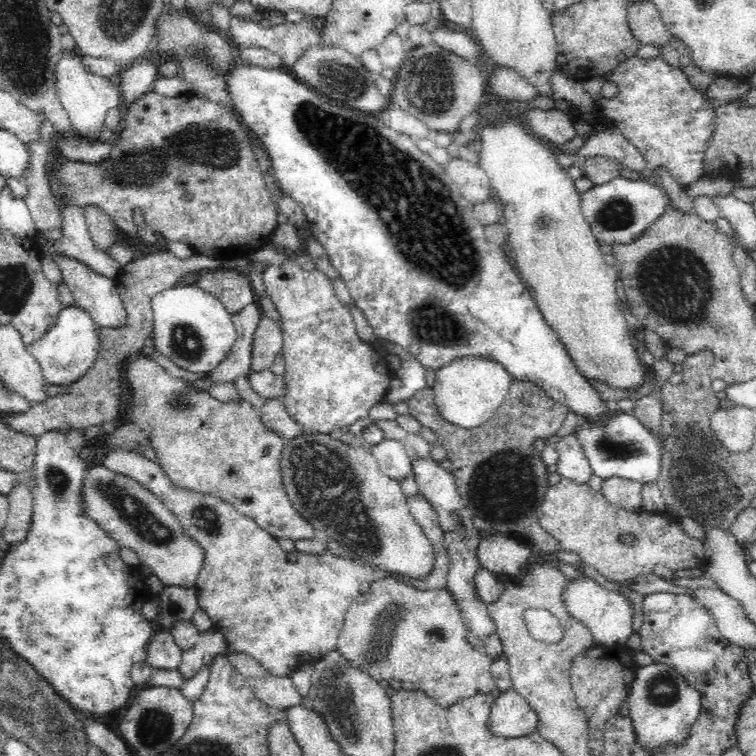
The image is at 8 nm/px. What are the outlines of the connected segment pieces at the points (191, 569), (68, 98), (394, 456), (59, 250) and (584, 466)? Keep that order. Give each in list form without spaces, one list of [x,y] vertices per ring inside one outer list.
[[[92,464],[84,474],[82,500],[86,516],[92,518],[122,548],[134,550],[140,556],[142,566],[150,566],[164,586],[196,586],[198,574],[204,566],[204,548],[184,532],[172,510],[142,488],[142,484],[136,484],[134,478],[108,470],[104,464]]]
[[[64,50],[56,64],[56,86],[58,86],[60,102],[66,108],[66,112],[70,114],[70,122],[72,122],[76,136],[86,138],[86,140],[100,140],[104,126],[106,126],[108,112],[114,110],[118,106],[118,102],[122,100],[118,84],[116,82],[108,84],[108,82],[104,82],[102,76],[88,72],[82,66],[80,54],[76,54],[72,50]]]
[[[382,440],[376,446],[368,446],[374,458],[378,460],[384,474],[400,482],[402,478],[412,476],[412,458],[408,456],[406,448],[398,440]]]
[[[66,208],[66,212],[62,214],[64,224],[62,224],[62,242],[54,242],[50,246],[46,246],[46,250],[40,254],[46,258],[52,256],[72,256],[78,262],[86,264],[90,270],[94,270],[96,274],[110,278],[112,282],[116,282],[122,274],[122,266],[118,260],[112,260],[106,256],[106,252],[96,250],[96,244],[90,236],[88,230],[88,222],[86,222],[86,214],[82,208]]]
[[[568,434],[564,436],[560,442],[558,442],[558,462],[556,462],[556,470],[562,478],[568,478],[570,482],[576,482],[578,486],[586,486],[590,476],[594,474],[584,450],[582,450],[582,444],[578,442],[578,438],[574,434]]]

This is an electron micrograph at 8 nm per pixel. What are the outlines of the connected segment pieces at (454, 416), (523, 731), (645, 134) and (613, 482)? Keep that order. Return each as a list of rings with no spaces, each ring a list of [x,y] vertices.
[[[458,358],[436,372],[436,384],[432,390],[436,394],[436,406],[440,414],[452,422],[452,426],[474,430],[494,418],[506,400],[512,382],[512,374],[500,362],[488,358]]]
[[[514,688],[496,694],[496,702],[490,706],[490,732],[494,732],[494,736],[524,738],[534,734],[536,728],[538,728],[538,716],[532,712],[532,706],[526,704],[526,700]]]
[[[662,56],[656,60],[628,58],[628,60],[620,62],[612,72],[608,72],[608,80],[618,84],[618,96],[604,98],[600,112],[604,116],[608,116],[614,124],[618,124],[618,130],[624,136],[628,136],[630,144],[634,144],[640,150],[640,154],[646,158],[648,164],[654,164],[652,170],[666,166],[670,170],[670,174],[676,178],[676,182],[700,180],[708,138],[712,138],[712,134],[716,130],[716,120],[714,120],[716,106],[712,108],[712,106],[704,104],[706,94],[692,88],[690,78],[676,66],[670,66]]]
[[[608,478],[602,484],[602,494],[608,502],[622,506],[628,512],[640,512],[644,498],[642,498],[642,484],[626,478]]]

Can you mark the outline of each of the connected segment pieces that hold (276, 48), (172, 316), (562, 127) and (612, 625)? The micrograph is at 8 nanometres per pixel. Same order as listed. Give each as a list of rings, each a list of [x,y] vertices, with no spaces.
[[[232,18],[228,36],[234,38],[240,48],[264,48],[280,58],[284,70],[292,74],[294,64],[300,60],[306,48],[322,44],[322,38],[312,28],[302,24],[282,24],[264,28],[258,22],[246,22],[244,18]]]
[[[194,284],[158,292],[152,300],[152,310],[154,334],[150,348],[186,372],[210,374],[222,364],[222,360],[226,360],[236,342],[236,326],[232,314],[214,294],[202,292],[202,288],[196,288]]]
[[[536,108],[534,112],[526,116],[526,122],[540,138],[552,144],[568,144],[568,140],[572,140],[572,136],[576,134],[566,114],[556,112],[556,108],[546,110],[546,112]]]
[[[584,576],[584,578],[574,578],[568,580],[566,588],[564,588],[564,606],[568,610],[568,614],[586,624],[590,628],[590,634],[594,638],[594,642],[598,646],[614,646],[614,644],[626,644],[628,638],[632,634],[636,634],[636,630],[632,628],[632,614],[630,614],[630,604],[614,592],[608,592],[606,588],[602,588],[596,580]]]

